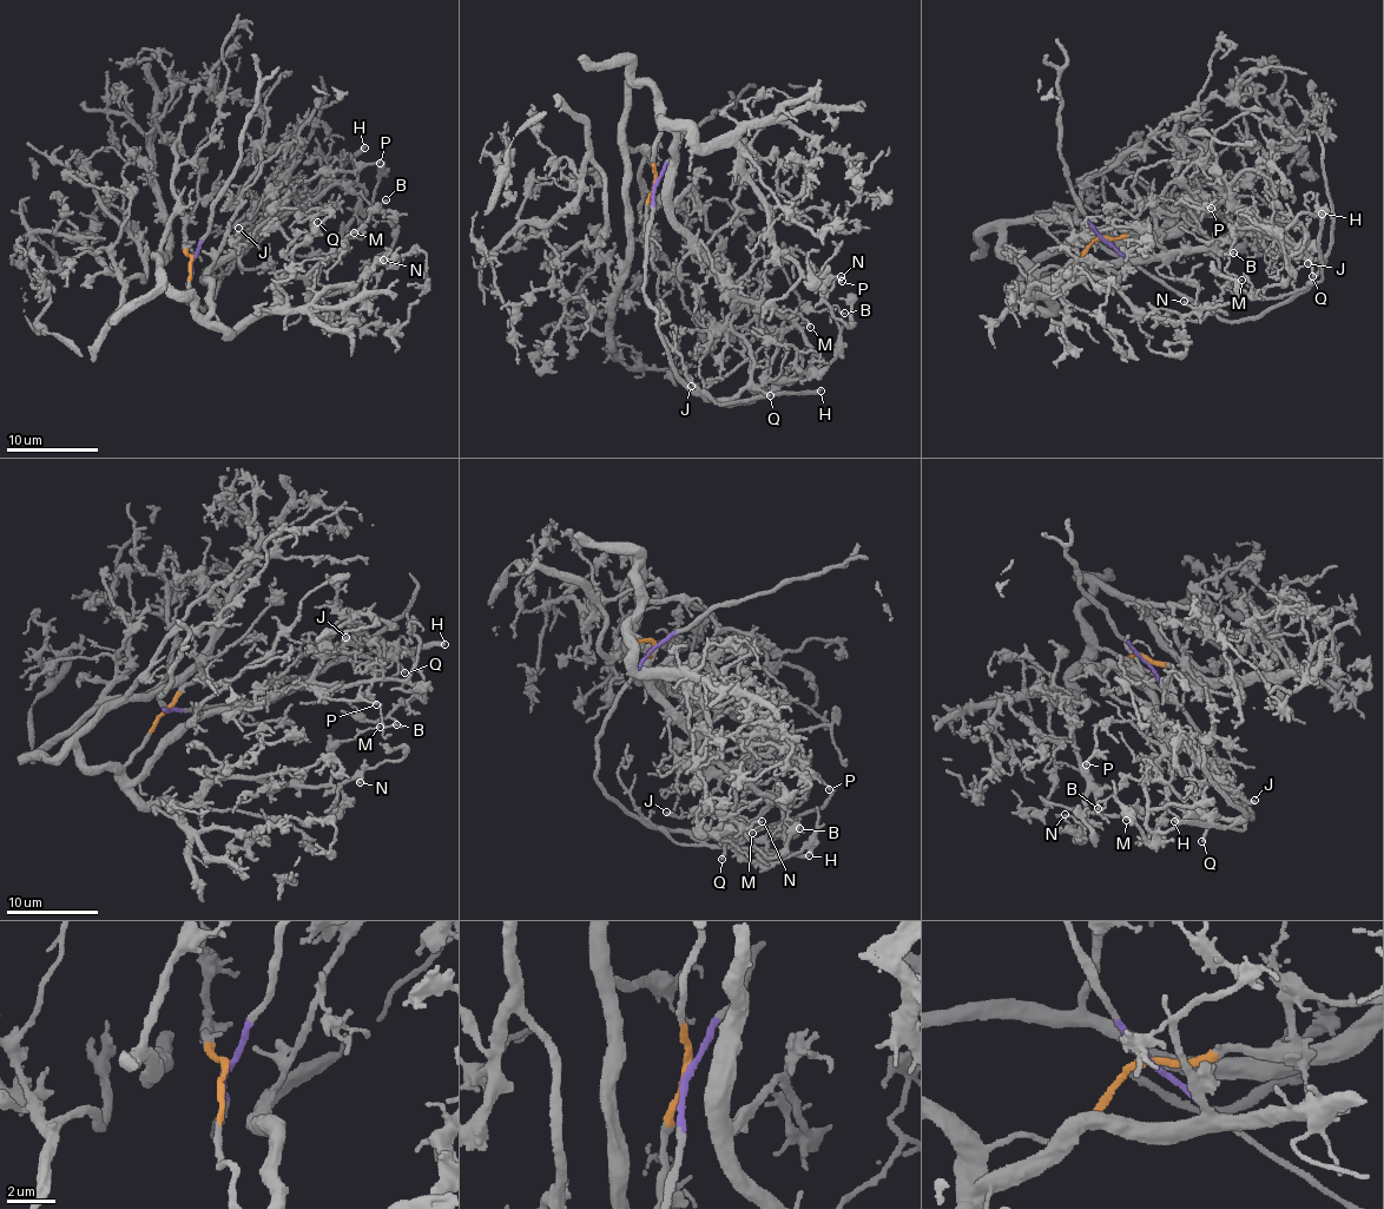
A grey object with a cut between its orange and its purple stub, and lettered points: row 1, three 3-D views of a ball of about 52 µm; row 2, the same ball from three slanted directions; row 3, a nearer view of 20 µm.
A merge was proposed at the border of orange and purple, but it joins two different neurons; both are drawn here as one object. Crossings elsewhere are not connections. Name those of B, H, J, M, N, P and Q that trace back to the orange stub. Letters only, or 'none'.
B, M, N, P

